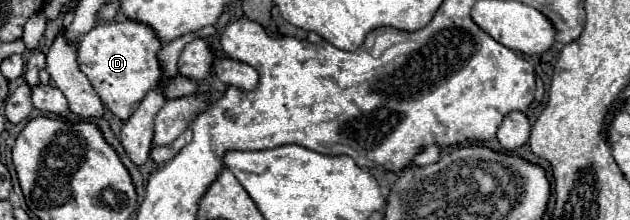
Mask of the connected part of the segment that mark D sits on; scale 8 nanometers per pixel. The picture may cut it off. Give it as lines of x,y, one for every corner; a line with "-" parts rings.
134,20
98,24
82,40
78,46
80,70
84,70
94,90
102,98
102,102
118,118
128,120
132,112
138,108
144,94
150,88
154,88
162,78
162,72
156,60
156,52
162,46
162,42
154,36
150,26
138,24

